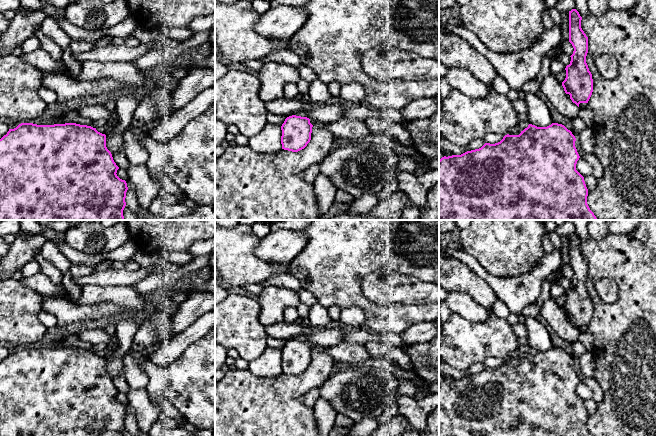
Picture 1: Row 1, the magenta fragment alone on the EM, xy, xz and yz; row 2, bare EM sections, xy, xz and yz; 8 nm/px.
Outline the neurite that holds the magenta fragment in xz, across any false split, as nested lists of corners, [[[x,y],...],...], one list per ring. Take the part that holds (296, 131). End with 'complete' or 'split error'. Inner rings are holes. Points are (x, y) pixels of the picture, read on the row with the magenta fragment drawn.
[[[296,115],[287,117],[281,126],[282,149],[292,152],[304,149],[311,140],[312,127],[307,117]]]; complete

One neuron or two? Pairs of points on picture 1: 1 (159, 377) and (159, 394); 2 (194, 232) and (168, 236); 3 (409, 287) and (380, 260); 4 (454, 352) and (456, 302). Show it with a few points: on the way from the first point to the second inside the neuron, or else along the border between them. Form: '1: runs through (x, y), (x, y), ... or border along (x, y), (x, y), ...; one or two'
1: runs through (159, 381), (159, 390); one
2: runs through (188, 232), (174, 232); one
3: border along (411, 274), (377, 269), (366, 277); two
4: border along (452, 312), (478, 322); two

